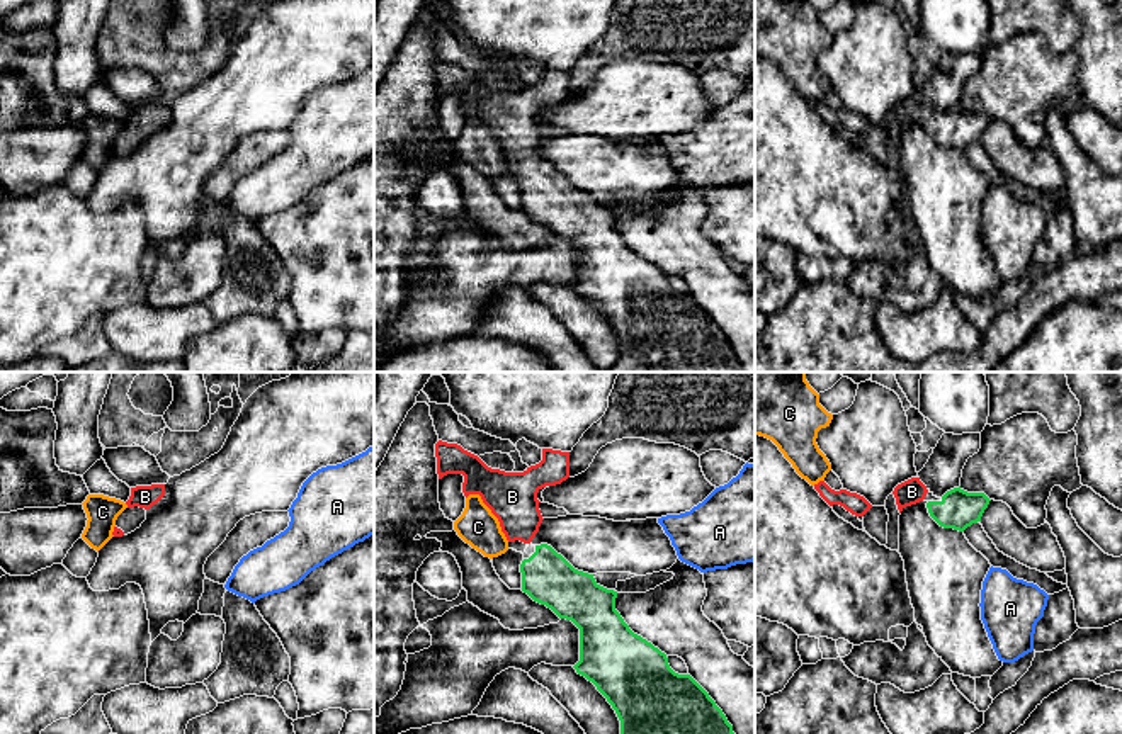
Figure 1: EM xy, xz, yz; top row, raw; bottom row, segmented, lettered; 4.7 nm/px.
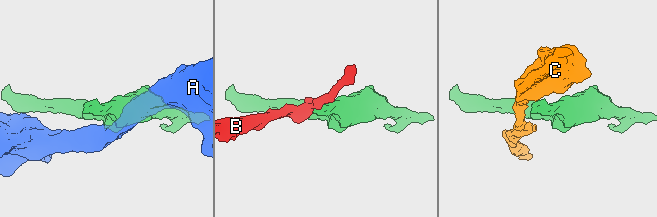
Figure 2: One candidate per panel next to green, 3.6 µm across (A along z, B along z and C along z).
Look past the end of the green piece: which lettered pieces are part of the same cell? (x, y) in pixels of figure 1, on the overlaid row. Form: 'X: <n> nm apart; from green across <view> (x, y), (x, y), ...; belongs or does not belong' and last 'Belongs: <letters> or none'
A: 220 nm apart; from green across yz (963, 530), (991, 566); does not belong
B: 30 nm apart; from green across yz (927, 503), (923, 498); belongs
C: 90 nm apart; from green across xz (522, 561), (507, 549); does not belong
Belongs: B

